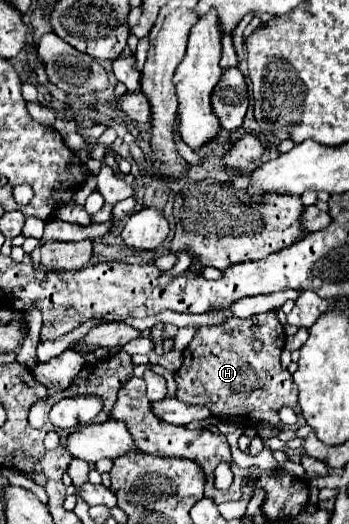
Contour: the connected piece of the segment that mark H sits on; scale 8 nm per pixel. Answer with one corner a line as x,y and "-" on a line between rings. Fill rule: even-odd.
267,311
249,319
229,317
221,325
199,327
189,347
183,351
183,365
175,373
177,399
191,405
205,405
211,415
241,427
255,427
259,421
281,427
285,423
279,419
279,409
287,405
297,413
297,423
291,425
291,429
299,429
305,421
291,373
285,371
279,361
283,347
285,331
277,319
277,311
-
254,323
257,331
249,329
-
256,339
265,341
261,353
253,353
252,342

